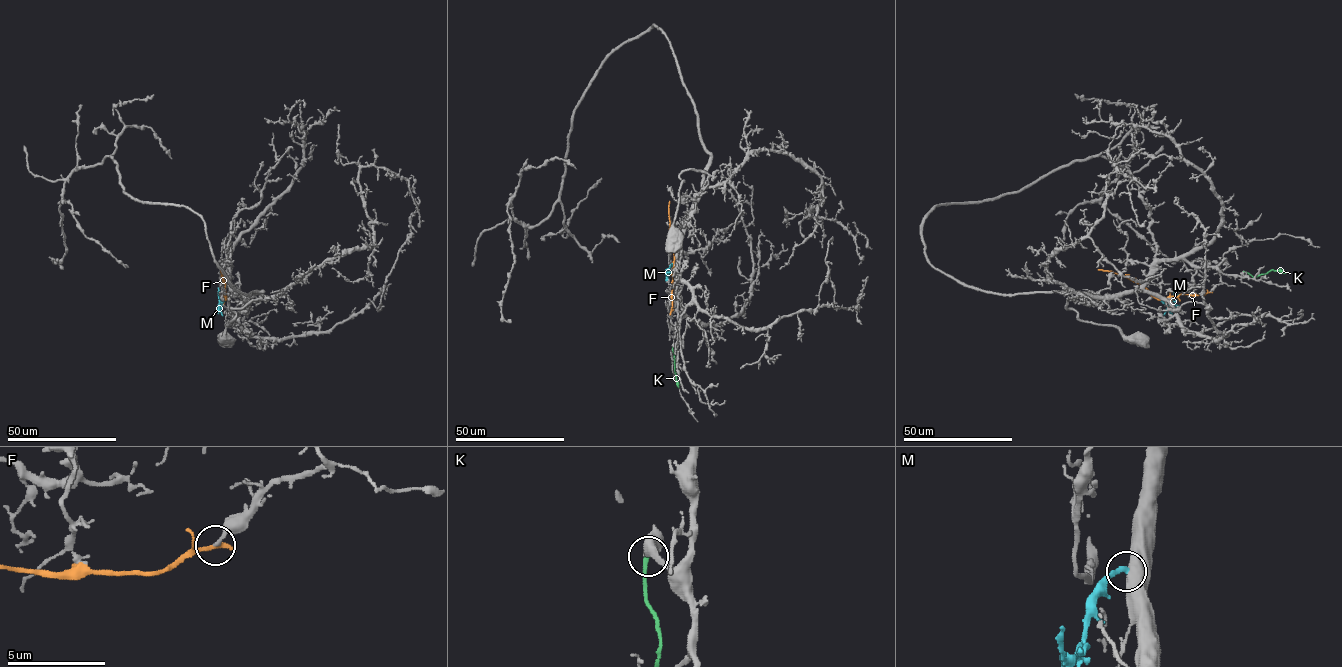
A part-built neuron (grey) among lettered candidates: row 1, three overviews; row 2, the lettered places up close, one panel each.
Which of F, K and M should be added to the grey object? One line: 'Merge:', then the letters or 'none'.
Merge: M

